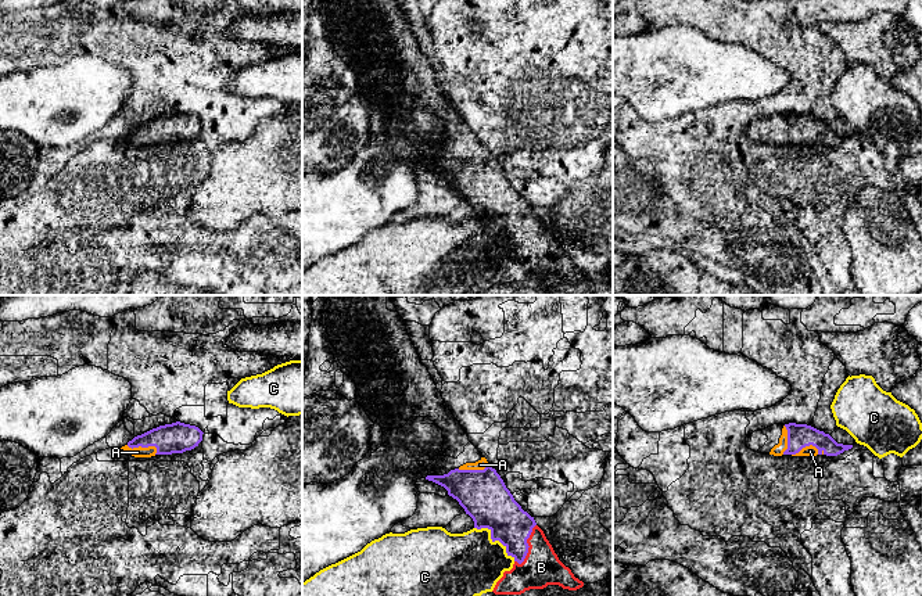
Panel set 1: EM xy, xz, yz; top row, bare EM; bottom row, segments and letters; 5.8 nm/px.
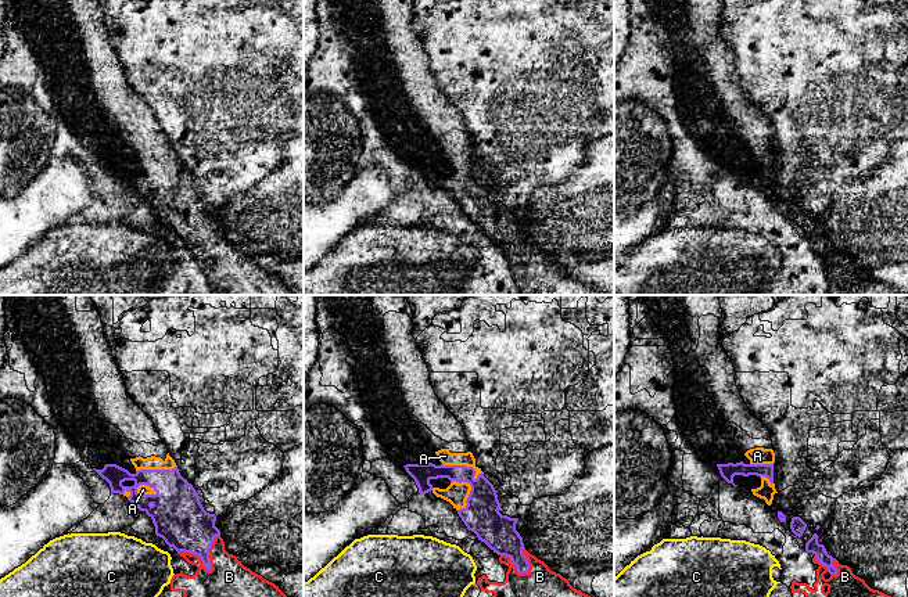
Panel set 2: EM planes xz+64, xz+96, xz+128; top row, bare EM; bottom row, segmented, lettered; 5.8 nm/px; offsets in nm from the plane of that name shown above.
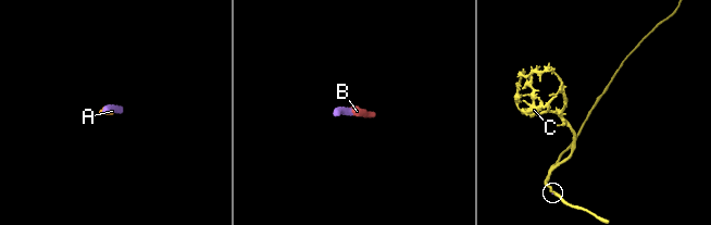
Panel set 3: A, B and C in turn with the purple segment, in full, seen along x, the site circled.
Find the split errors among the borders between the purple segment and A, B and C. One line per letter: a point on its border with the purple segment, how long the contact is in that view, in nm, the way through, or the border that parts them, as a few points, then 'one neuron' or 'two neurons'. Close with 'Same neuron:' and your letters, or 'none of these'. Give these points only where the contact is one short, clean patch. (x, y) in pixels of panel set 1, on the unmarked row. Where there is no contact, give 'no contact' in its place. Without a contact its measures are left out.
A: contact xy (143, 136); length 190 nm; way xy (178, 126), (143, 136), (137, 142); one neuron
B: contact xz (527, 234); length 260 nm; way xz (509, 214), (527, 234), (541, 257); one neuron
C: contact xz (494, 230); length 300 nm; two neurons
Same neuron: A, B

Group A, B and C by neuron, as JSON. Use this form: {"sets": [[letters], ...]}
{"sets": [["A", "B"], ["C"]]}

